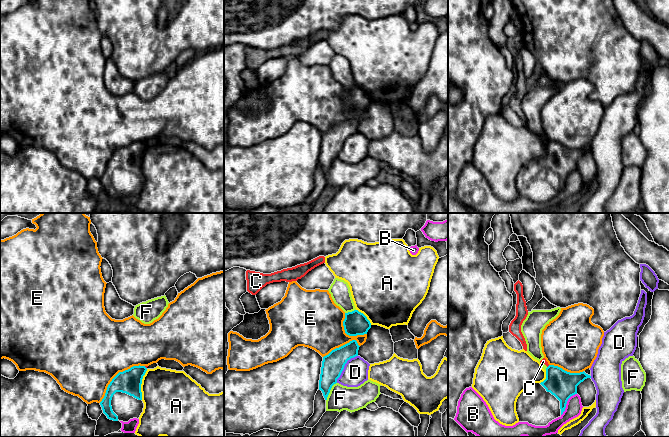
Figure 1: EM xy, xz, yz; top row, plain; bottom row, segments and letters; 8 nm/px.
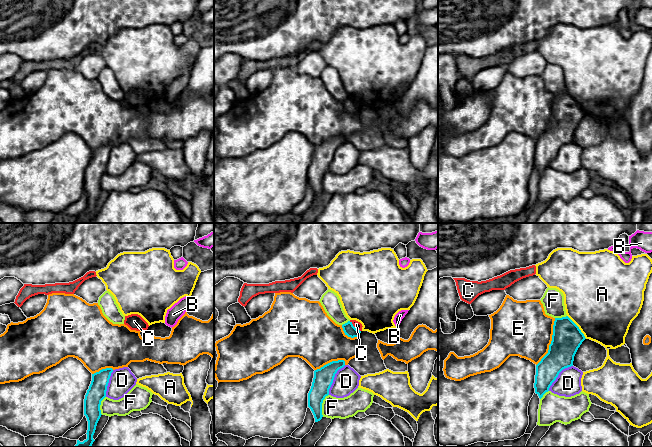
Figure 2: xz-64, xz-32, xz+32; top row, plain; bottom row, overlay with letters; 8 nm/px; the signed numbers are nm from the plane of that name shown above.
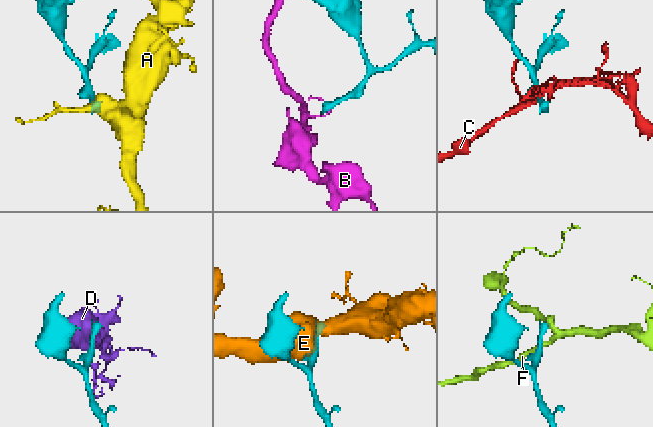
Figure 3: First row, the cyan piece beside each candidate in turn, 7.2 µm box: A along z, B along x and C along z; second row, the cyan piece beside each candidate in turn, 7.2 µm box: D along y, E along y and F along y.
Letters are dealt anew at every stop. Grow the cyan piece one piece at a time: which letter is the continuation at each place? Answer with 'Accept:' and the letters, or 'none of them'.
Accept: none of them

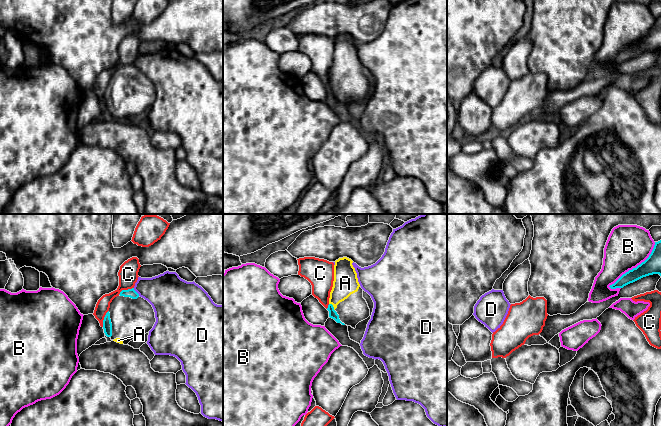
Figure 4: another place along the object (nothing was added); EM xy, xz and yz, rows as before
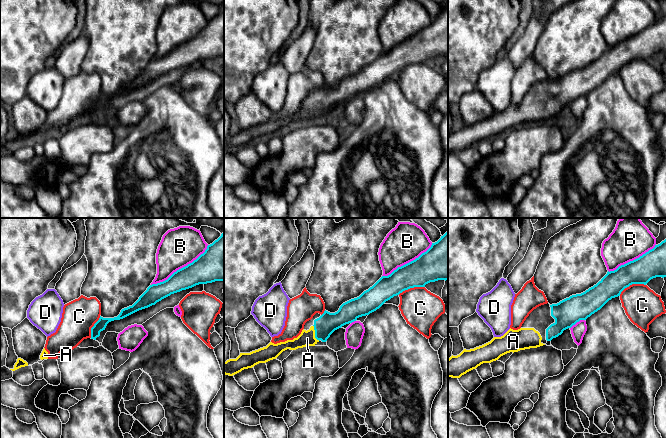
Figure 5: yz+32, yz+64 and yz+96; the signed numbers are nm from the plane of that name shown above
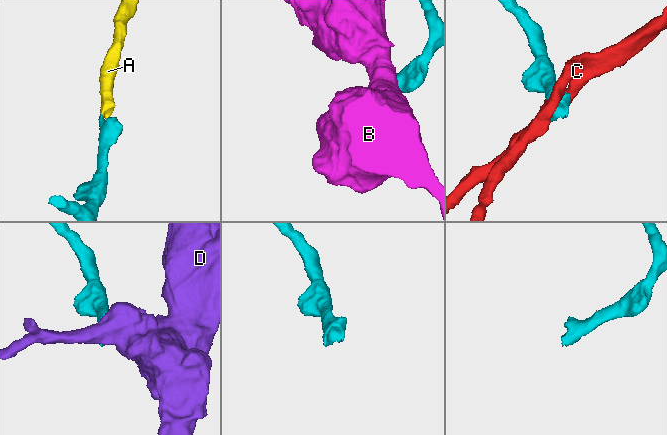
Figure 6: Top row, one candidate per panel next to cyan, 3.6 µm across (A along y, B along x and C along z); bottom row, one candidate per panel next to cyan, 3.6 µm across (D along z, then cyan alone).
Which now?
Accept: A

